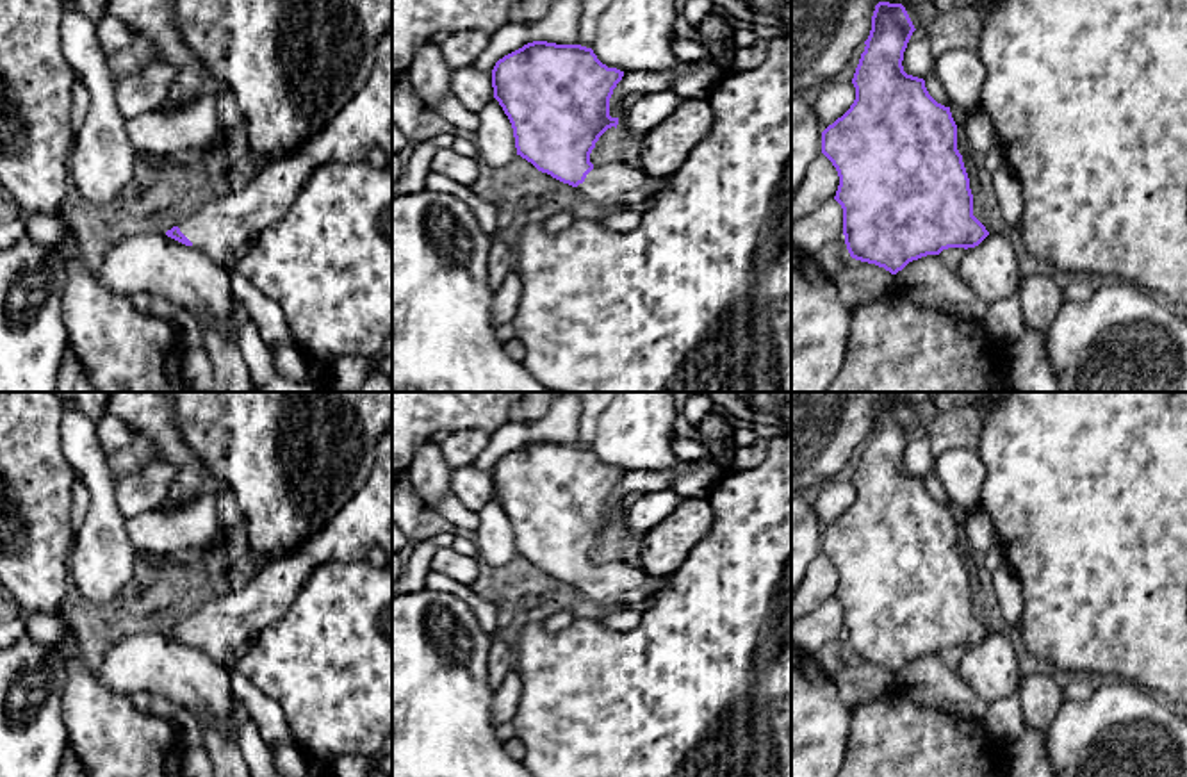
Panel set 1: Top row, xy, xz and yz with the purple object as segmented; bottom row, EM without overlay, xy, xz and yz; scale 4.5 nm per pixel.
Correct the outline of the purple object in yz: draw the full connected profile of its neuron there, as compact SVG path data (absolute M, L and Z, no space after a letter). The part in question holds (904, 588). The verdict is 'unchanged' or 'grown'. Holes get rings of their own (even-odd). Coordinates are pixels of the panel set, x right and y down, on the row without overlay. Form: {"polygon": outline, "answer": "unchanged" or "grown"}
{"polygon": "M902 403L875 405L872 429L852 478L855 499L822 531L822 552L839 576L834 599L843 608L847 649L852 658L891 674L948 647L975 647L989 634L973 615L973 593L950 506L929 494L923 478L904 470L904 451L914 429Z", "answer": "unchanged"}

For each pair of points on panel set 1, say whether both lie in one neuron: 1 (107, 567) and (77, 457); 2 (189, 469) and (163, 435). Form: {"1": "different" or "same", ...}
{"1": "same", "2": "same"}

